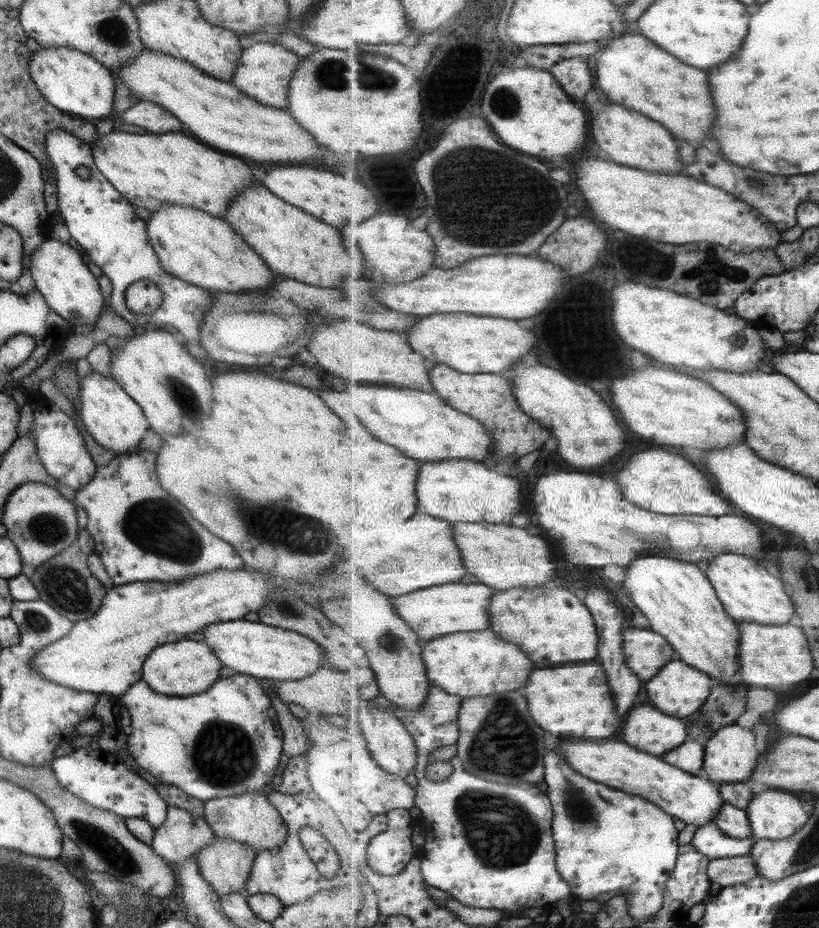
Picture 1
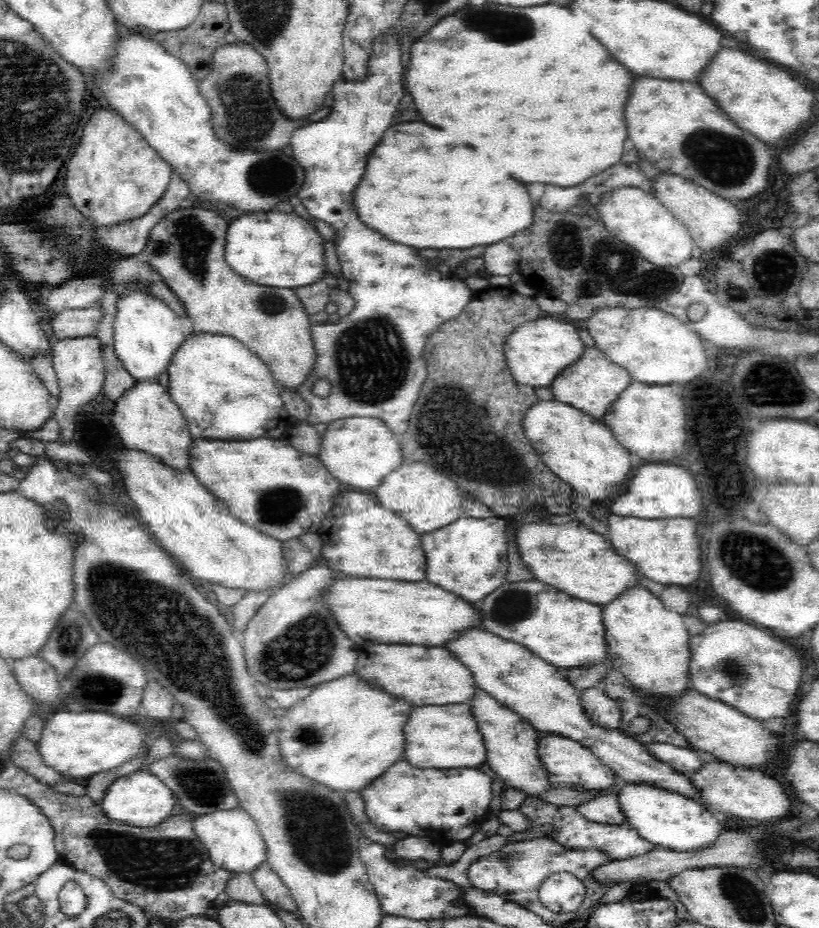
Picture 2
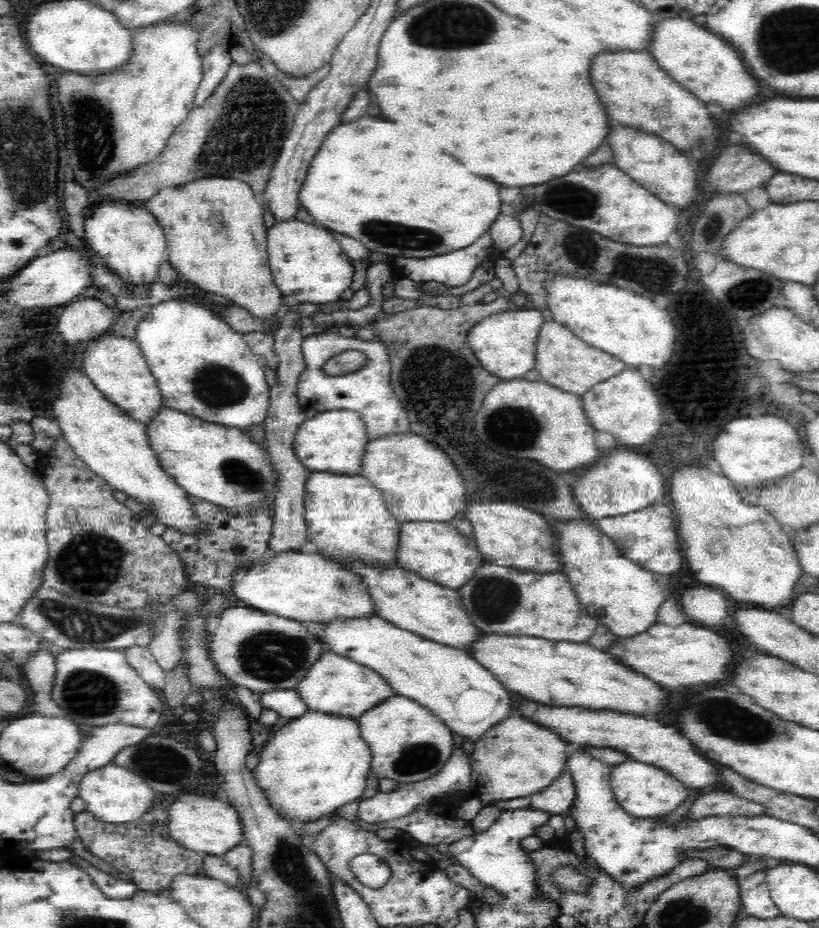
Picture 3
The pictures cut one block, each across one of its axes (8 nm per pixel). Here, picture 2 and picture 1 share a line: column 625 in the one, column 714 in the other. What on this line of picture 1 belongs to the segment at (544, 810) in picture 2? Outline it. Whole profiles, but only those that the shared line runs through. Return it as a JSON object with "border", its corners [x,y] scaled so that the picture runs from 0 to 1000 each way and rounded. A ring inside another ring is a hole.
{"border":[[[869,887],[852,892],[845,908],[857,920],[874,927],[913,922],[918,920],[926,905],[922,901],[911,904],[890,901],[877,888]]]}

